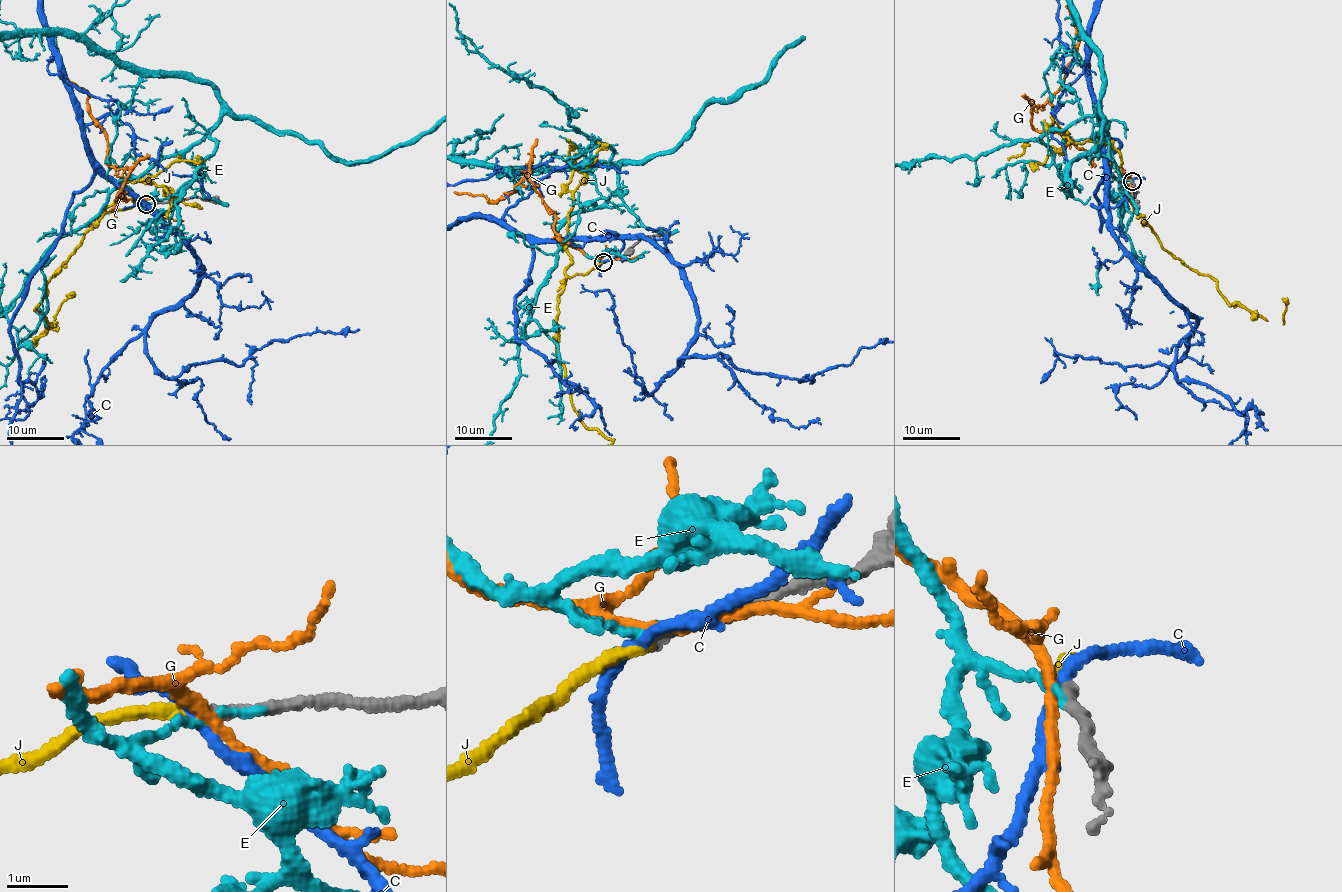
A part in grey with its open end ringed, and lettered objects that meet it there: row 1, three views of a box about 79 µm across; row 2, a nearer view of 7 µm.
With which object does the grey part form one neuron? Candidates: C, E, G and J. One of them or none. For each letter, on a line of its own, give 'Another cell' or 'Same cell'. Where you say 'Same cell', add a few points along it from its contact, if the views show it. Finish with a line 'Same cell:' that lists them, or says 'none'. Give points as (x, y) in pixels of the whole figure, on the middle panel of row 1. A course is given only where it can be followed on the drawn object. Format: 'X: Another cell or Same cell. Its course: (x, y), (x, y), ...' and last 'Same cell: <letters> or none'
C: Another cell
E: Another cell
G: Another cell
J: Same cell
Same cell: J

